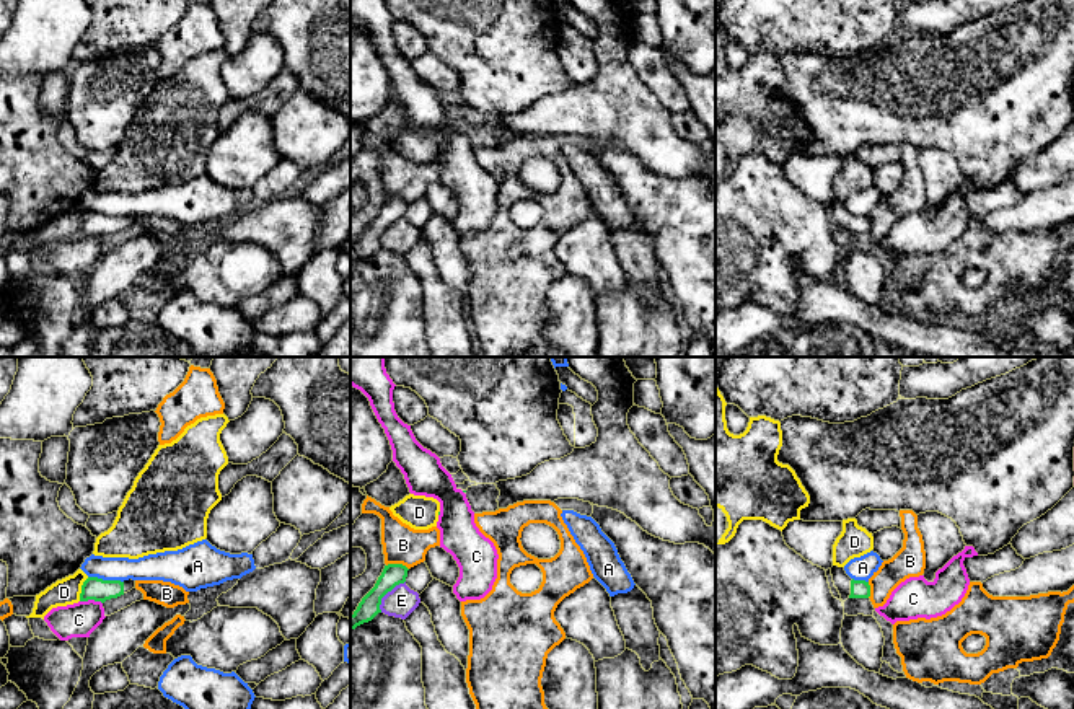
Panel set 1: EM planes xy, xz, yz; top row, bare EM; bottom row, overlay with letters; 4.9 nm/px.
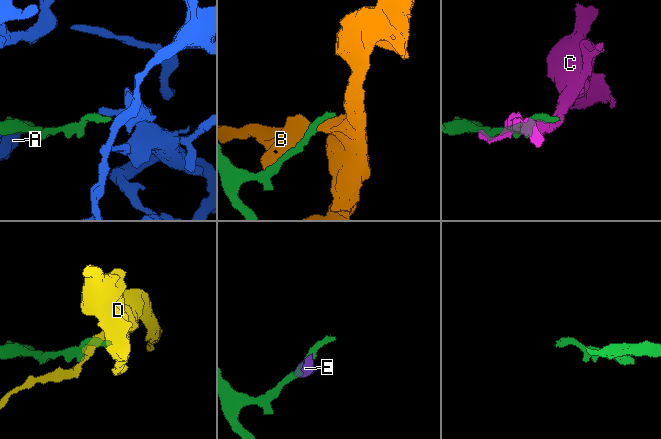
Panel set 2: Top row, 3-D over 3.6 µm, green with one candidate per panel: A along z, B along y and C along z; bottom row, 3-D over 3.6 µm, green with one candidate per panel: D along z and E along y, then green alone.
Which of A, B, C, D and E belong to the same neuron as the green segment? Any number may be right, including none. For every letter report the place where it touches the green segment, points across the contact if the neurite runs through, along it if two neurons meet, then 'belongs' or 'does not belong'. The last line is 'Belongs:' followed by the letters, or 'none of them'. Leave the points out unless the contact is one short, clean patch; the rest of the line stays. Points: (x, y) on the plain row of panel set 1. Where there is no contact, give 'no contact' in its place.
A: meets green in xy at (106, 215); does not belong
B: meets green in xz at (398, 199); does not belong
C: meets green in xy at (92, 233); border along xy (80, 235), (98, 235), (101, 238); does not belong
D: meets green in xy at (82, 224); border along xy (88, 212), (82, 220), (79, 235); does not belong
E: meets green in xz at (387, 227); does not belong
Belongs: none of them

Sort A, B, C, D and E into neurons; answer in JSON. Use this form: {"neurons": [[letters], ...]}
{"neurons": [["A"], ["B"], ["C"], ["D"], ["E"]]}

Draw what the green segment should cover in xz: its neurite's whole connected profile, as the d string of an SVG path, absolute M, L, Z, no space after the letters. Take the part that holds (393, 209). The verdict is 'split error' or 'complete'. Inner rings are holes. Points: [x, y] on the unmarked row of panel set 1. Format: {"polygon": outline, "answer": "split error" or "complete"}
{"polygon": "M403 199L385 200L375 222L362 233L357 244L350 249L350 266L363 258L372 256L378 248L381 248L381 233L396 220L406 217L407 205L409 204Z", "answer": "complete"}

